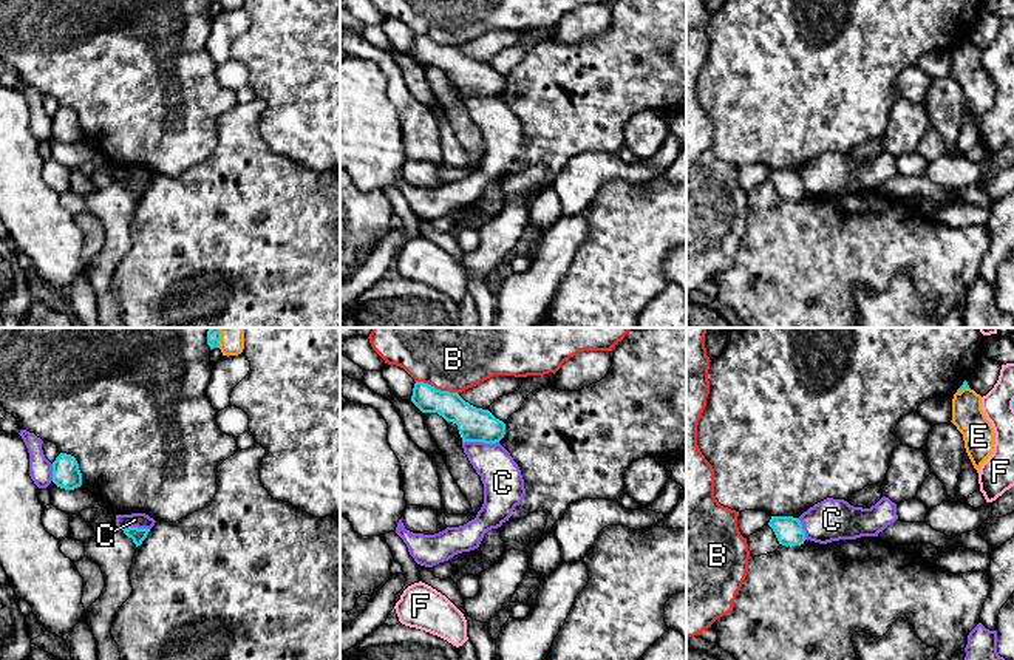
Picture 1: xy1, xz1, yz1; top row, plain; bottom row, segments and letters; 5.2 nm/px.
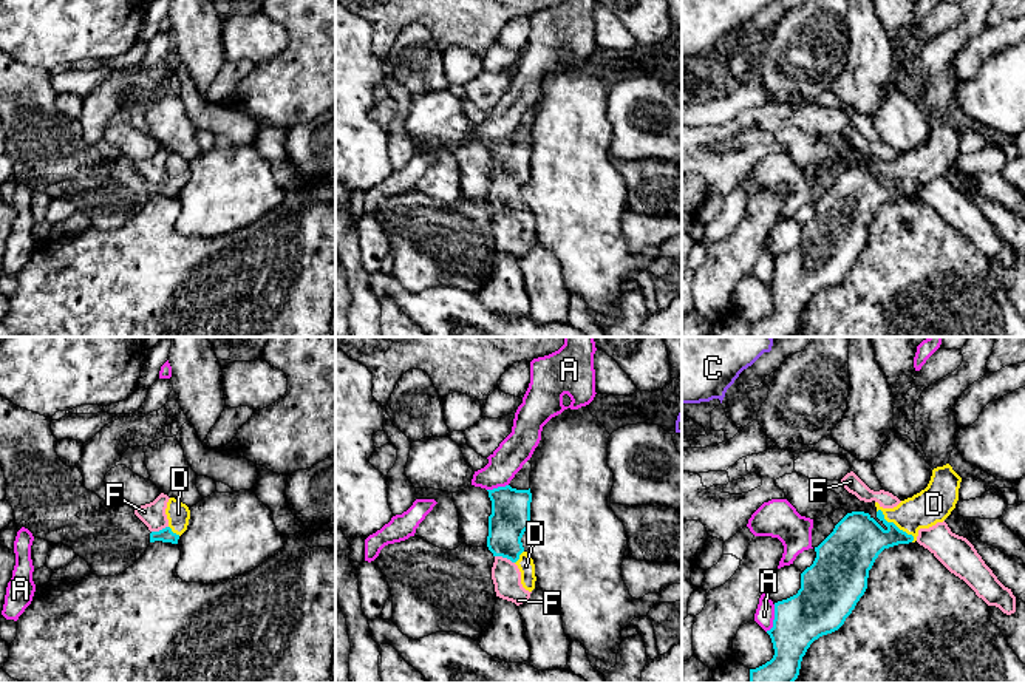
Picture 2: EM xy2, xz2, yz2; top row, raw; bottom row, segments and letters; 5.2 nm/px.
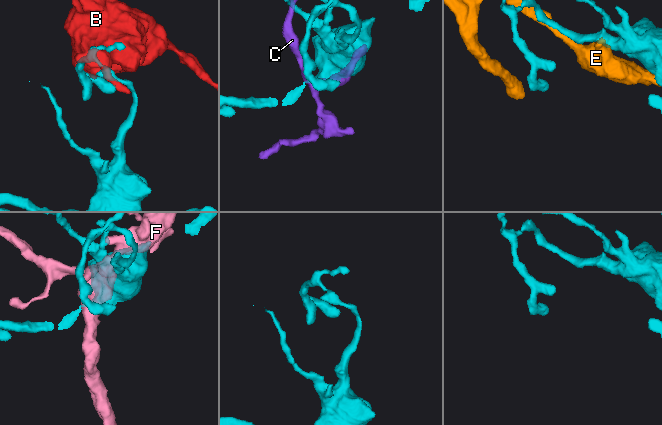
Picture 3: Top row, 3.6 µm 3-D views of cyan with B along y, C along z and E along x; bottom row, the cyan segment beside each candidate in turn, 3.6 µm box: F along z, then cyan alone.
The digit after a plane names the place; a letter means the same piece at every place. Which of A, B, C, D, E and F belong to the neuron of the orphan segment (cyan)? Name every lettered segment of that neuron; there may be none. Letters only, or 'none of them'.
D

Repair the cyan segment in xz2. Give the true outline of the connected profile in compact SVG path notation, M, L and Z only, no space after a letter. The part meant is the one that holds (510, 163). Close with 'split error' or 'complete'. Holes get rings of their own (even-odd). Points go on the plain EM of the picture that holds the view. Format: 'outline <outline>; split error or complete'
outline M506 139L487 145L492 155L487 201L493 210L502 210L515 216L521 226L523 241L532 246L536 235L535 218L521 196L530 179L530 142L516 144Z; split error

